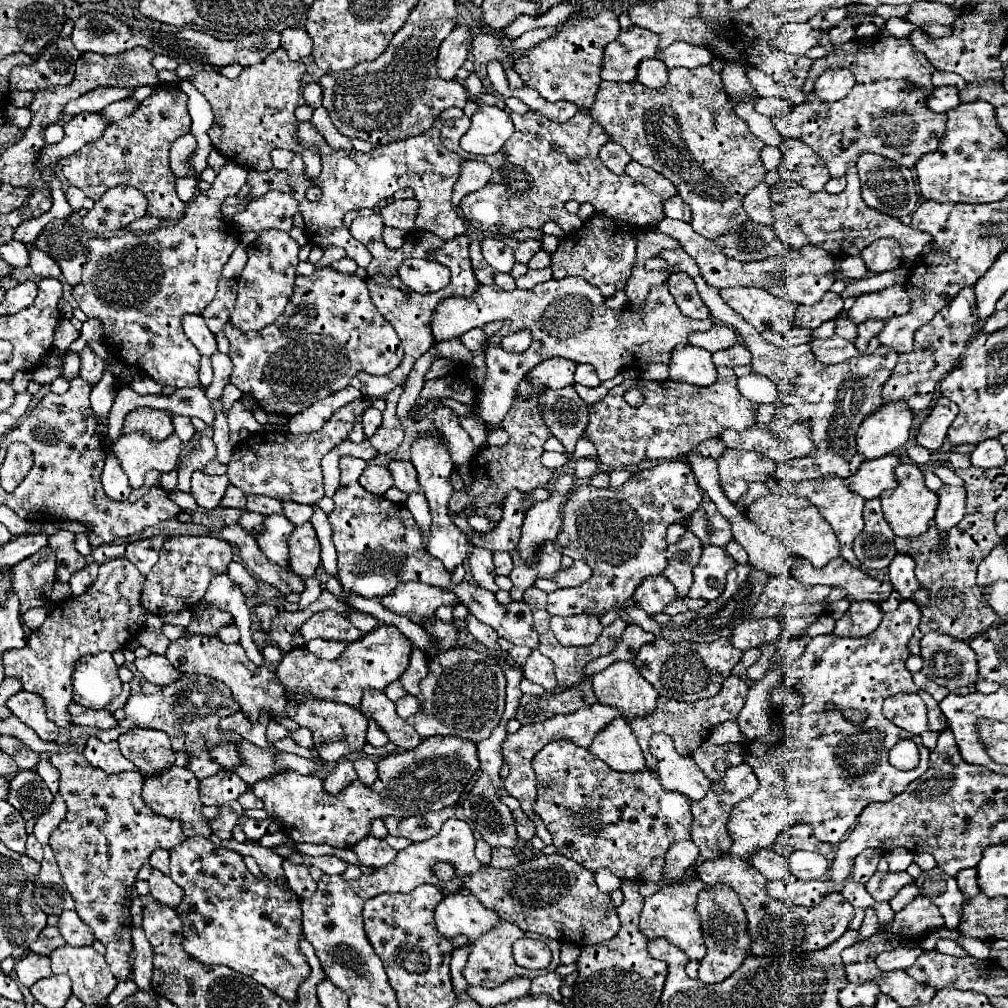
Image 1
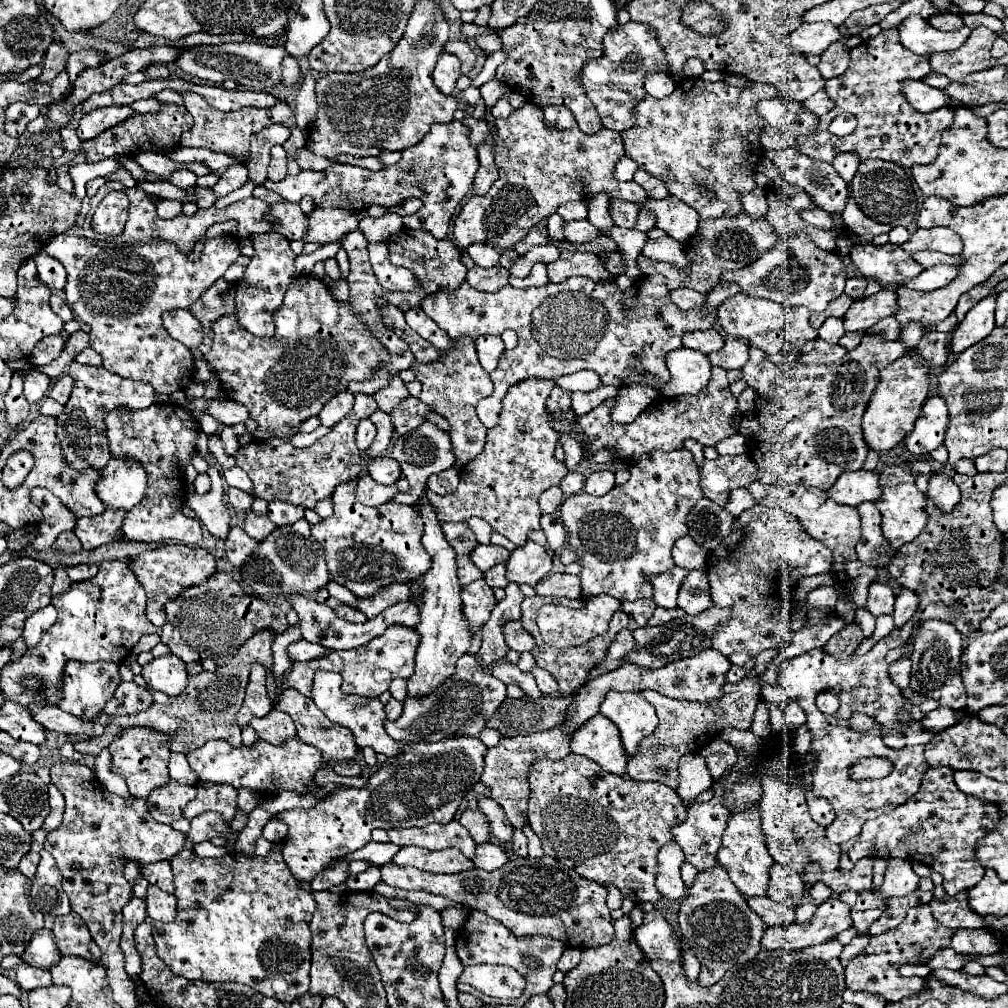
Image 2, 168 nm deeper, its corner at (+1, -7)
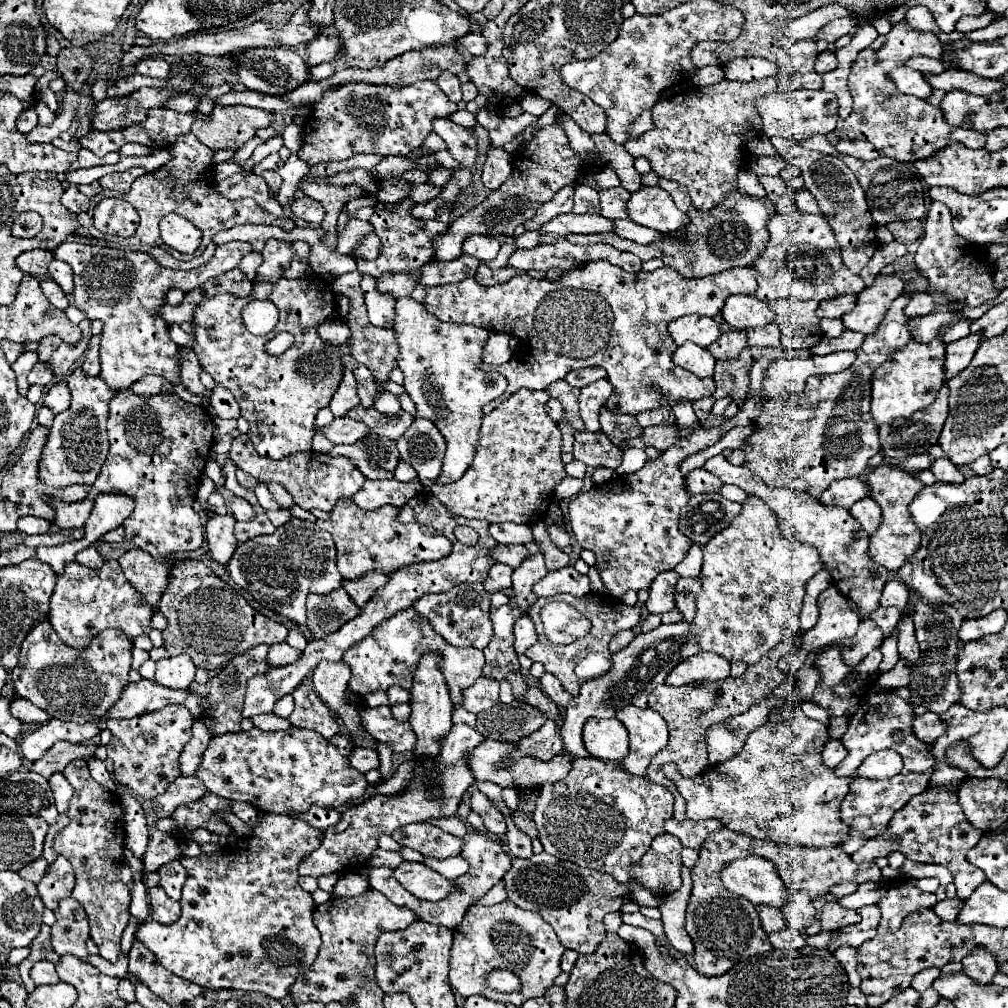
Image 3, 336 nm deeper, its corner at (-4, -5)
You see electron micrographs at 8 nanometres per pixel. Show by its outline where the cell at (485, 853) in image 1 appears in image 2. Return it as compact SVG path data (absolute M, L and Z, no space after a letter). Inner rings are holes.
M457 820L449 824L429 824L425 828L403 828L403 830L389 830L389 840L397 846L421 846L429 850L443 850L449 846L461 848L467 858L475 856L475 840L471 838L469 830L461 826Z

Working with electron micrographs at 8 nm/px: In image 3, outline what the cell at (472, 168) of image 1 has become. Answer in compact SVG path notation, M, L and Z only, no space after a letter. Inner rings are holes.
M490 148L482 168L482 182L488 190L500 188L512 174L512 156L502 148Z

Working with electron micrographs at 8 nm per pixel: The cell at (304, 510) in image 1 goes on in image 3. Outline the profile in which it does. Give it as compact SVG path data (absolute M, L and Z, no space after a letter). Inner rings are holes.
M270 484L270 486L268 486L268 490L270 490L270 494L274 496L274 500L276 500L282 508L292 508L294 500L290 498L290 494L288 494L280 484Z

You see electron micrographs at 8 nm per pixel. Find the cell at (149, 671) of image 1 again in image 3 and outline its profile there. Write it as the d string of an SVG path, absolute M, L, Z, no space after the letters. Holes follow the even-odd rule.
M170 656L166 660L156 662L156 684L164 688L174 688L174 690L186 690L194 682L196 666L194 662L186 656Z

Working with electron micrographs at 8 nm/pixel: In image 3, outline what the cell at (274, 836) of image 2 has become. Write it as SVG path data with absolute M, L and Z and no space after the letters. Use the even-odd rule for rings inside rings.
M312 806L310 812L306 814L296 814L296 818L302 818L306 822L312 822L312 826L318 826L318 828L328 828L336 822L340 822L340 812L338 810L326 810L326 808L318 808L318 806Z

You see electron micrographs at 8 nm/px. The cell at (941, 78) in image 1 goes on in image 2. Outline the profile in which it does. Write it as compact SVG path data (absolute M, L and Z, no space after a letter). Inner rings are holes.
M933 71L925 76L925 79L926 80L924 80L924 82L941 90L944 90L945 87L950 83L950 80L946 76Z

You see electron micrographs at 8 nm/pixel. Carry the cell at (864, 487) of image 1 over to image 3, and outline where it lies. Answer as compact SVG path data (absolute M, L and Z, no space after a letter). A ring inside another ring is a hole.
M846 478L846 480L832 482L830 488L818 498L818 502L826 504L826 506L850 508L854 502L858 502L866 496L868 496L866 484L860 478Z

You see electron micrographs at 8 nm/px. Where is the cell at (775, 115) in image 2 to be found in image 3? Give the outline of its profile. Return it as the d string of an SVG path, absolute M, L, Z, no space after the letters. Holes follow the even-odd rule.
M794 90L794 92L774 92L758 98L756 110L762 118L762 130L768 138L782 136L788 140L806 140L814 134L828 134L838 122L838 100L826 90Z

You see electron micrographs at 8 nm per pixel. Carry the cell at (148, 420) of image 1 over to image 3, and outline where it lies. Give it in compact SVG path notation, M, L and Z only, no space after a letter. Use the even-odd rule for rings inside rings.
M126 390L126 392L116 394L110 400L108 438L110 438L110 450L108 450L108 458L100 474L100 480L104 478L106 482L92 484L90 492L80 502L74 502L74 504L54 502L56 520L52 524L66 530L82 528L94 508L98 494L110 494L110 492L126 494L134 498L134 512L122 524L126 532L126 540L134 542L138 548L148 552L156 562L164 562L166 556L172 556L176 552L198 550L204 542L204 530L202 530L200 516L192 510L192 502L196 498L200 478L210 456L210 446L214 442L212 416L200 406L186 404L176 394L164 392L164 394L154 394L154 396L138 396Z

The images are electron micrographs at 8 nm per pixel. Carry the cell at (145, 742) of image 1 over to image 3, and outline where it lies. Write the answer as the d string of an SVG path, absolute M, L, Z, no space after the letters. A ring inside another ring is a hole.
M164 706L162 710L146 712L138 718L108 718L112 740L108 742L108 758L114 762L114 778L126 786L134 796L152 800L172 784L180 772L180 752L192 738L192 714L186 706Z

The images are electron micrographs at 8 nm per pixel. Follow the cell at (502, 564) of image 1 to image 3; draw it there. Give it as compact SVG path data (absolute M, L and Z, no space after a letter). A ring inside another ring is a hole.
M492 564L488 570L488 578L484 580L484 588L492 594L512 586L512 568L506 564Z

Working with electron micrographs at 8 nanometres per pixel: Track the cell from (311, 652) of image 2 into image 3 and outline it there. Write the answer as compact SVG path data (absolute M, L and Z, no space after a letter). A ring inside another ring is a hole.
M282 642L282 644L270 646L268 656L266 656L266 662L268 662L268 666L272 666L272 668L280 668L280 666L288 666L288 664L296 662L300 656L302 656L302 654L300 654L298 650L294 650L294 648L288 646L286 642Z

